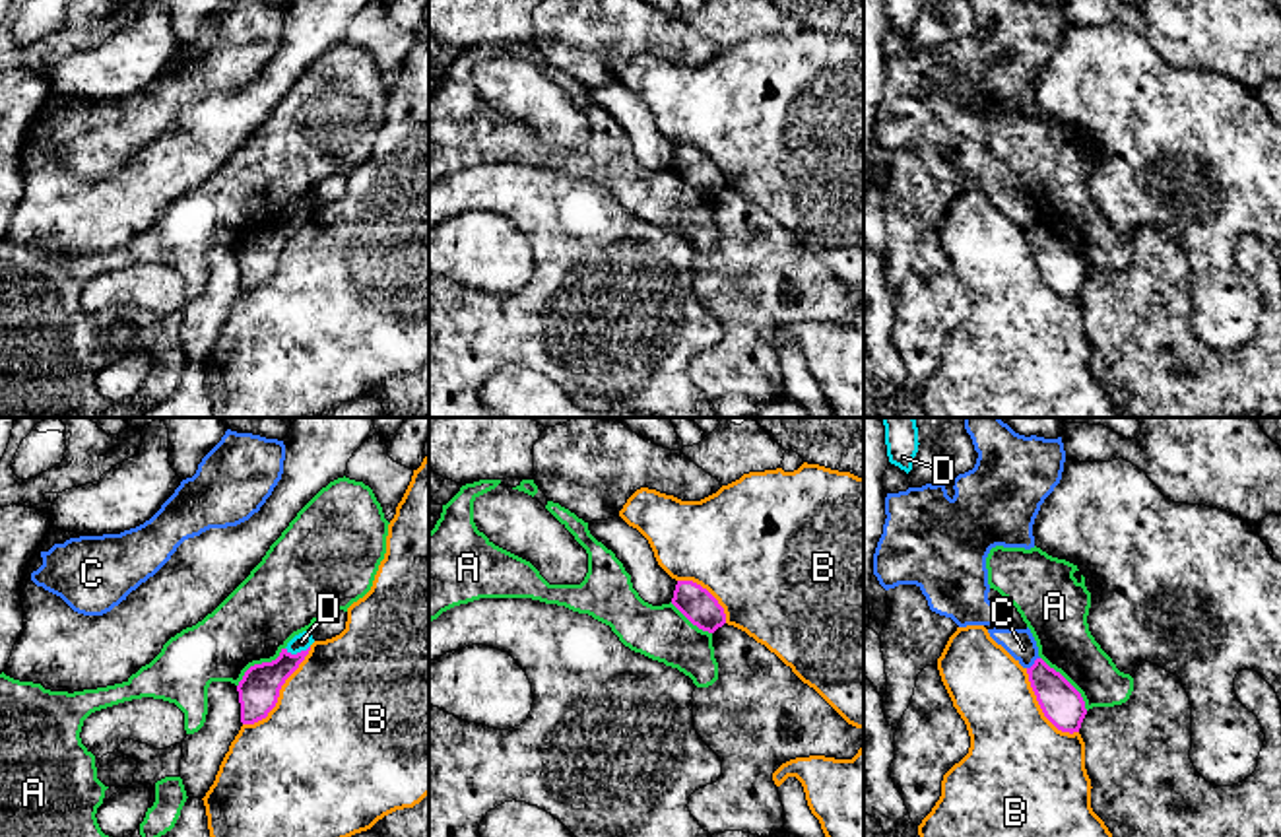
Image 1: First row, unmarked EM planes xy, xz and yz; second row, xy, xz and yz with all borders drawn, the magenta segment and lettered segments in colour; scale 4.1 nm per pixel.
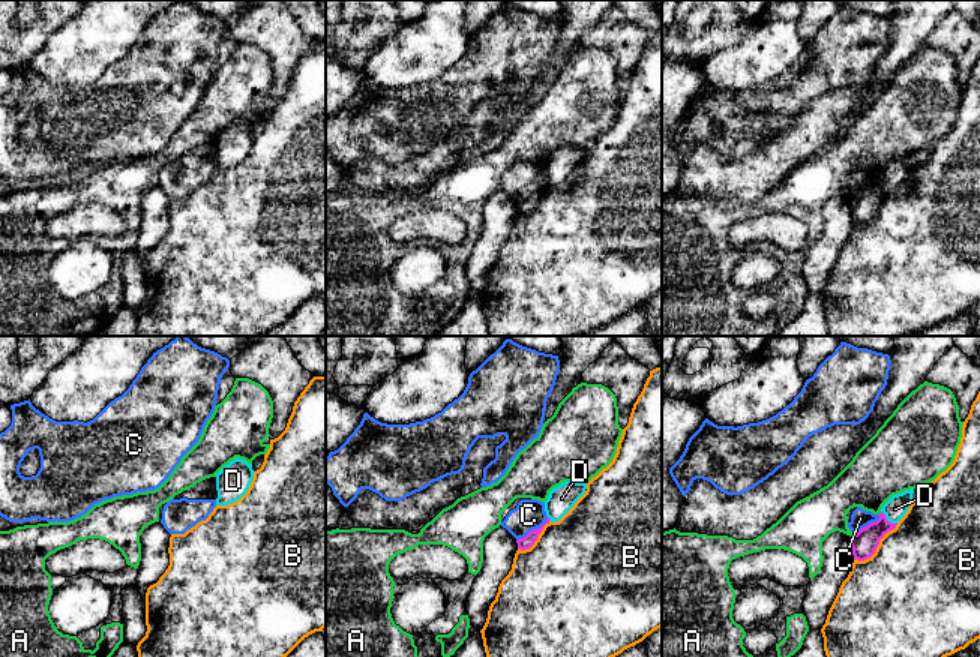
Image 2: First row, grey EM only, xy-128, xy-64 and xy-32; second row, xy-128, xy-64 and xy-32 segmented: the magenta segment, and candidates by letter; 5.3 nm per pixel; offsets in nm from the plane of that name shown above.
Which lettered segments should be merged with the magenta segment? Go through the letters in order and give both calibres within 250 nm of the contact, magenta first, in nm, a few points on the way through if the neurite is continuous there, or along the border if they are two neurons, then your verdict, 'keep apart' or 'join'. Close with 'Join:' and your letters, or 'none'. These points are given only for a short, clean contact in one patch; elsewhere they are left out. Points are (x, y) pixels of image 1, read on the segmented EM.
A: 170 nm thick on the magenta side, 320 nm on the other; keep apart
B: 170 nm thick on the magenta side, 500 nm on the other; keep apart
C: 170 nm thick on the magenta side, 120 nm on the other; border along yz (1039, 657), (1027, 669); keep apart
D: 170 nm thick on the magenta side, 70 nm on the other; keep apart
Join: none

